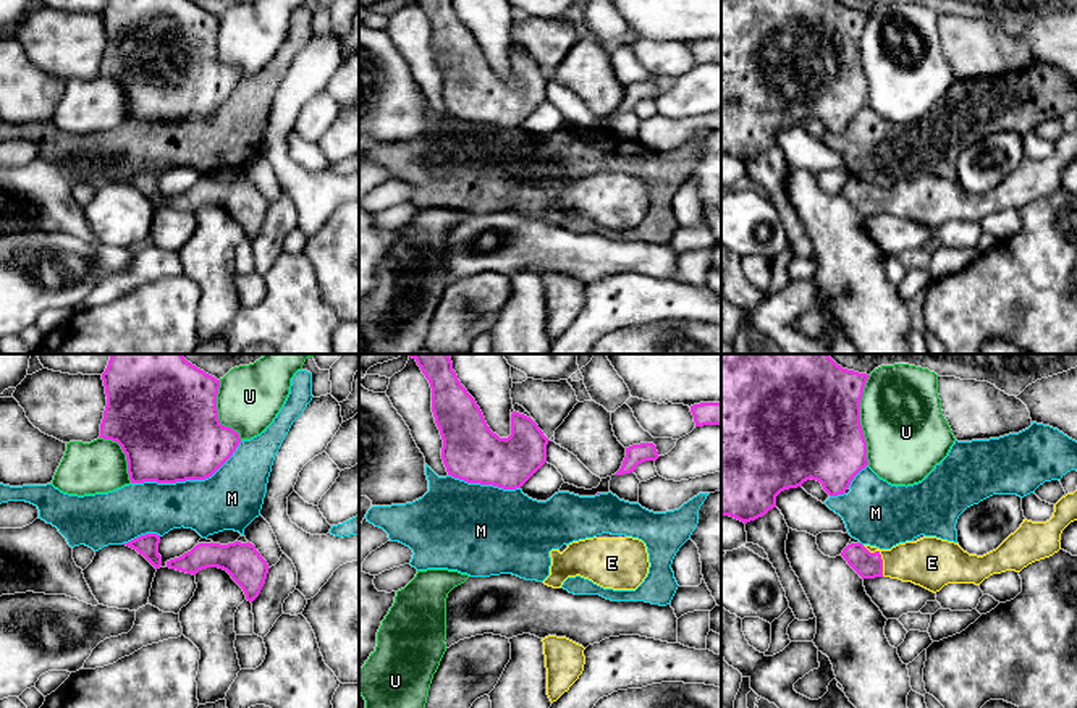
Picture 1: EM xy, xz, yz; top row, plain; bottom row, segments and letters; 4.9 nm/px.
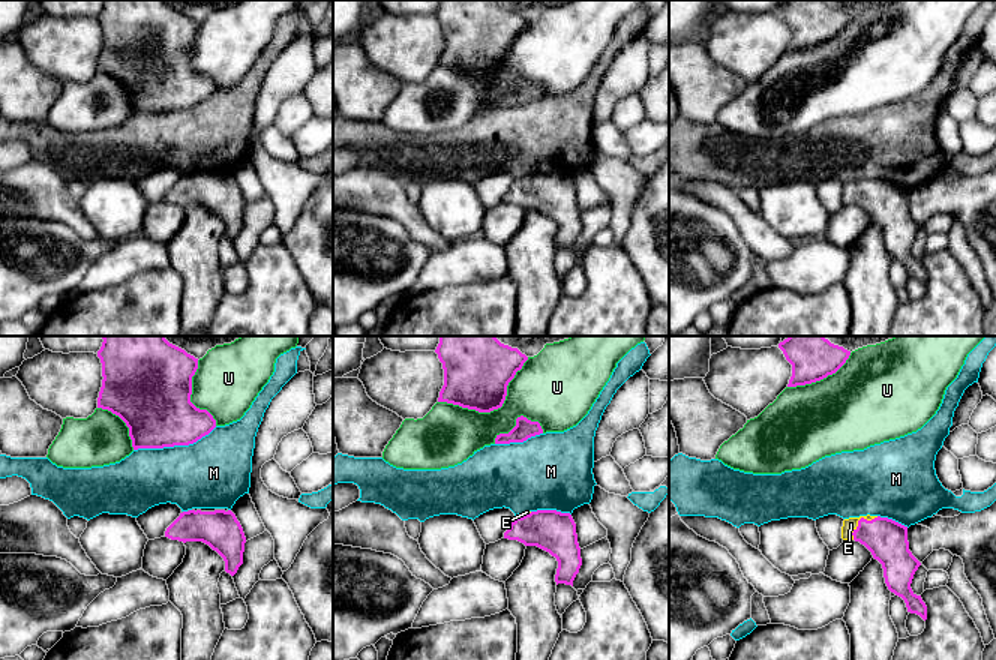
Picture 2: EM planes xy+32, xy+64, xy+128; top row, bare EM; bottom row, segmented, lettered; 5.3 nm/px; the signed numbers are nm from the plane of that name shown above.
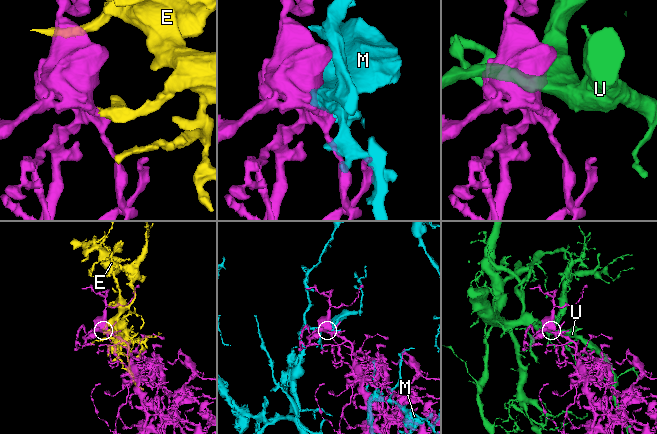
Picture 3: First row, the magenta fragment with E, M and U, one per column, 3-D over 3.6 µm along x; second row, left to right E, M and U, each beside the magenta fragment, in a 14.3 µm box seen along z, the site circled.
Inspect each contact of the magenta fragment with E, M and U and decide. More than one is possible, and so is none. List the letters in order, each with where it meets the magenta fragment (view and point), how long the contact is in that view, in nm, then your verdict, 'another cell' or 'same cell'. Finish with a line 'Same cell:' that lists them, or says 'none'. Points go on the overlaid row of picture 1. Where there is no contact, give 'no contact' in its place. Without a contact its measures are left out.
E: meets magenta in yz at (880, 556); contact 190 nm long; same cell
M: meets magenta in xy at (188, 479); contact 600 nm long; another cell
U: meets magenta in yz at (859, 421); contact 440 nm long; another cell
Same cell: E

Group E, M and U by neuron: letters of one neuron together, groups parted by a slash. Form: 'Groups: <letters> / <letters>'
Groups: E / M / U

